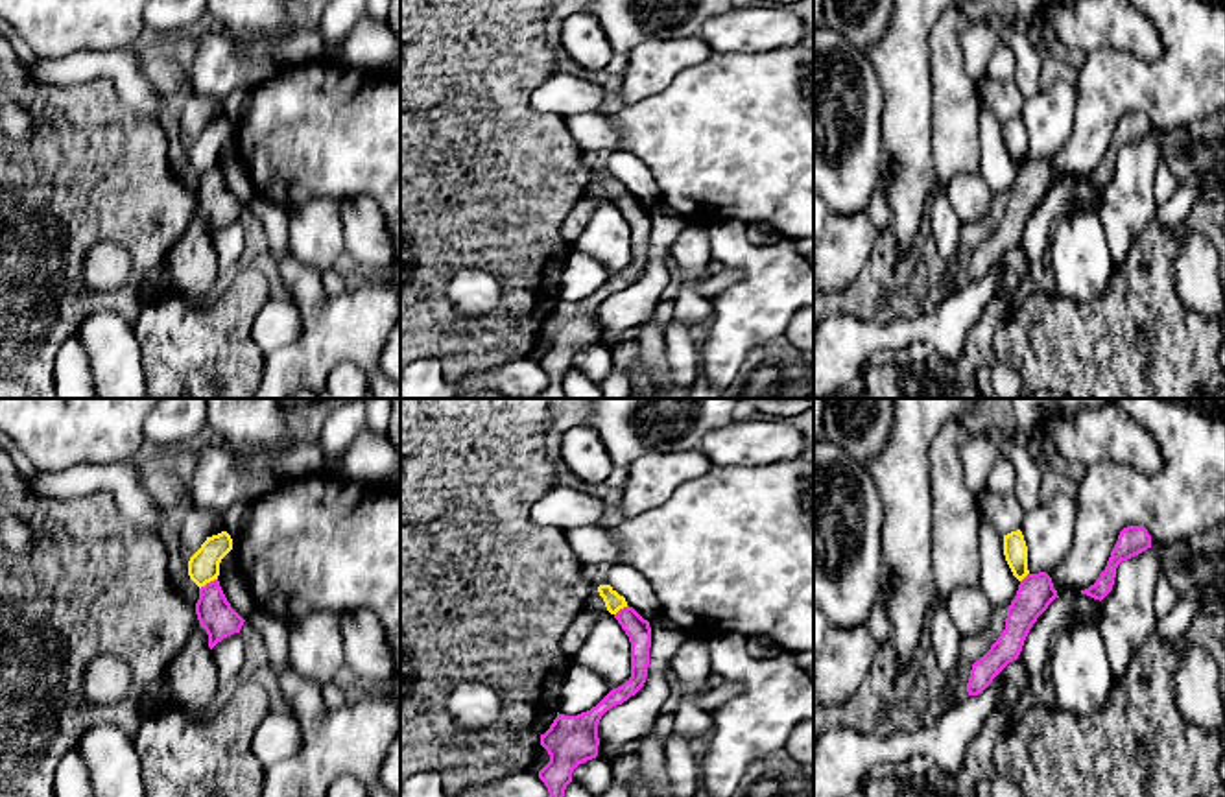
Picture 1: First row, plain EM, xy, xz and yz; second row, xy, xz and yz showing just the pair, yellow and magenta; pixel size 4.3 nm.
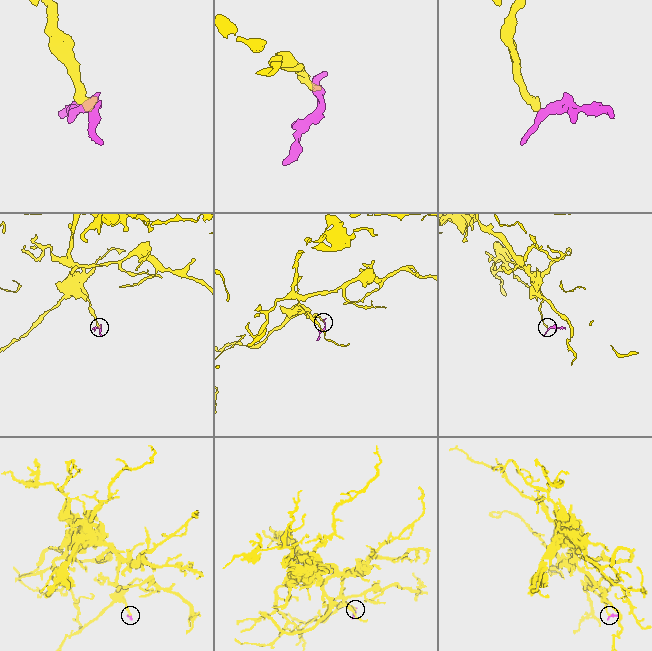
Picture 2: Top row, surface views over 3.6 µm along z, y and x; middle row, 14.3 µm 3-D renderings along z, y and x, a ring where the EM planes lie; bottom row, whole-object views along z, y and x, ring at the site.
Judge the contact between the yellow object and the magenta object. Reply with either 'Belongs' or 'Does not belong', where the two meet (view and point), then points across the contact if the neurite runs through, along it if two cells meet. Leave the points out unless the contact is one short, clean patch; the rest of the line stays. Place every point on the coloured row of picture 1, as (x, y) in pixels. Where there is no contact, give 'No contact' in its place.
Does not belong. Touches yellow at xy (207, 582). Boundary: xy (216, 578), (200, 589)

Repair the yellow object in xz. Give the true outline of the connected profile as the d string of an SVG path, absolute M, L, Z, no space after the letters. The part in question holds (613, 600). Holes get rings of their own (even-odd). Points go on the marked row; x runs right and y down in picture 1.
M600 585L598 592L603 598L605 607L611 614L616 614L620 609L627 607L625 598L620 596L611 585Z

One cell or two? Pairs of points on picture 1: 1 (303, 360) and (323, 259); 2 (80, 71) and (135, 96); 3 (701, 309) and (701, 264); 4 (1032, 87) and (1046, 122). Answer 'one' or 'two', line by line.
1: two
2: one
3: one
4: two

